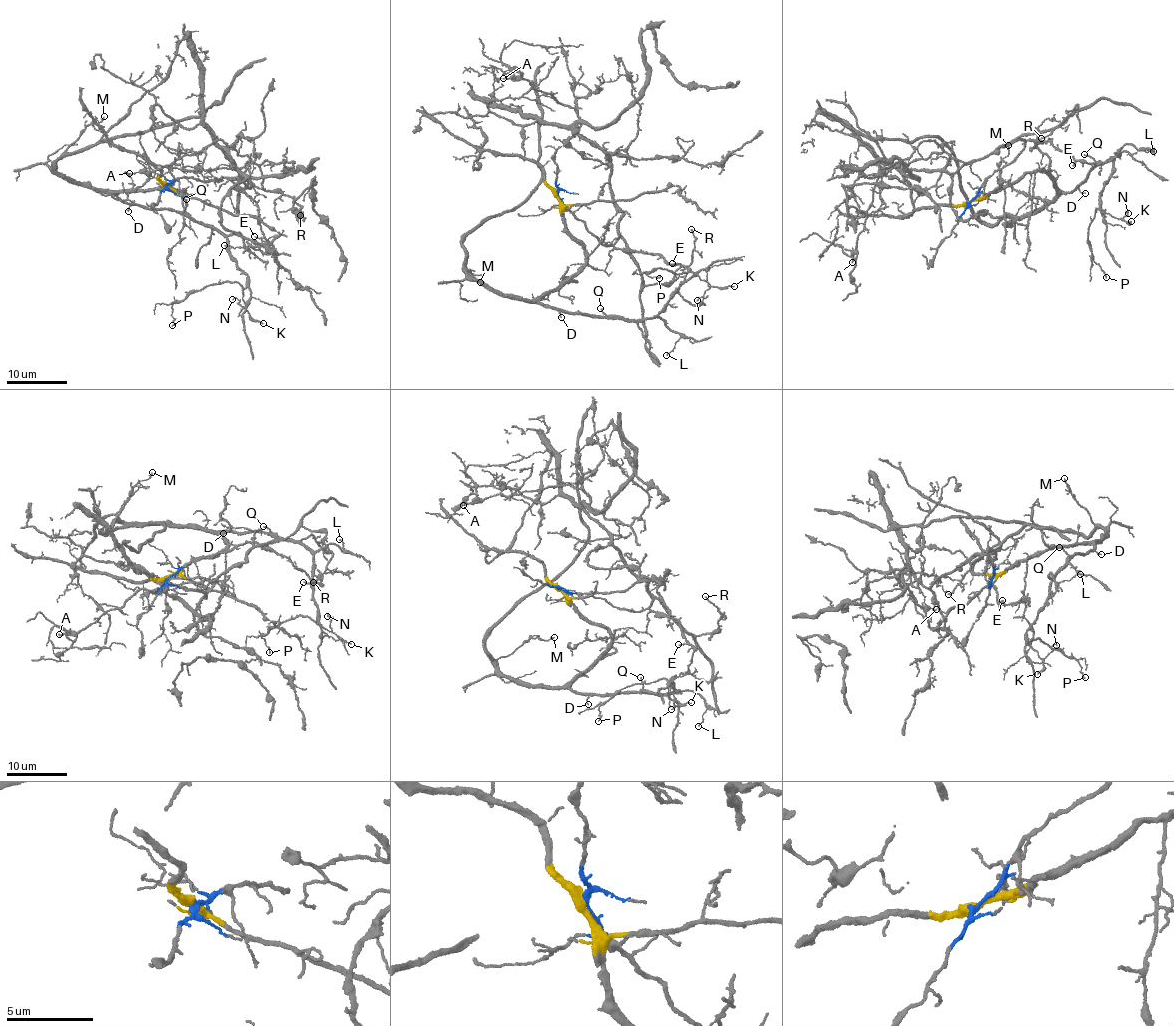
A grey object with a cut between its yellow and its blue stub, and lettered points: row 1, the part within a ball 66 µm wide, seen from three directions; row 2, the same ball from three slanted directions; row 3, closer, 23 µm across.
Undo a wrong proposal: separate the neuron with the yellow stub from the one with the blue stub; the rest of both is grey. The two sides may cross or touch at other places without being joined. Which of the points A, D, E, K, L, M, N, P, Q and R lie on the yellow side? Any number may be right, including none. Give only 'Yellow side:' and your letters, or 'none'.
Yellow side: D, K, L, M, N, P, Q

